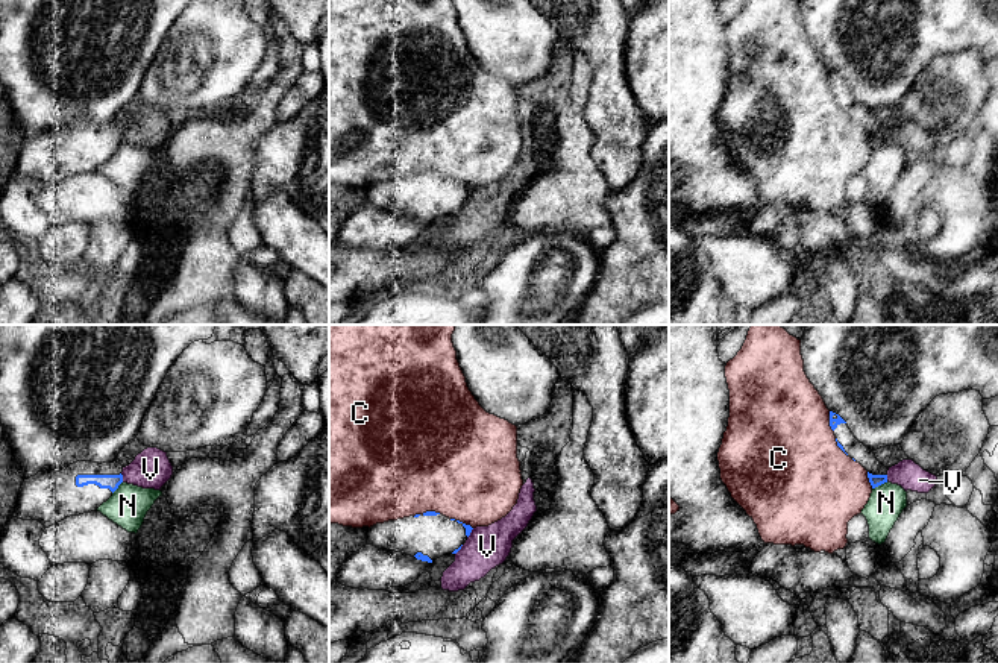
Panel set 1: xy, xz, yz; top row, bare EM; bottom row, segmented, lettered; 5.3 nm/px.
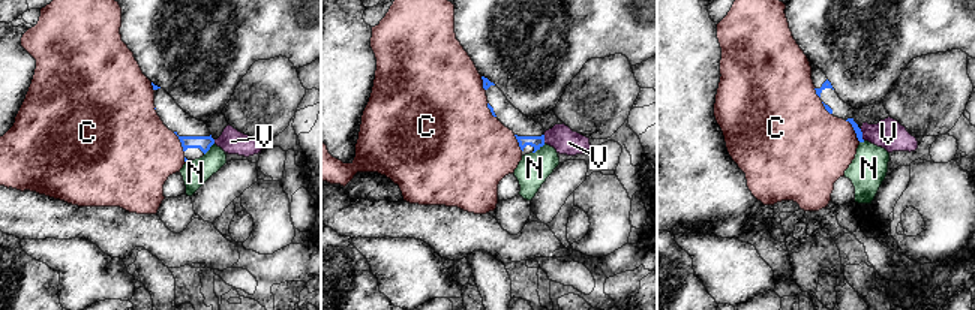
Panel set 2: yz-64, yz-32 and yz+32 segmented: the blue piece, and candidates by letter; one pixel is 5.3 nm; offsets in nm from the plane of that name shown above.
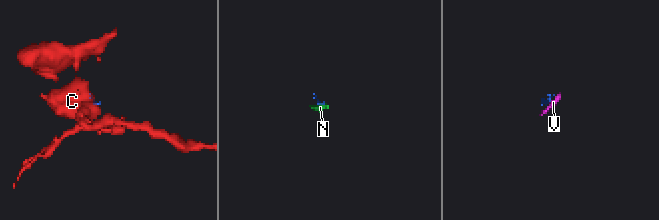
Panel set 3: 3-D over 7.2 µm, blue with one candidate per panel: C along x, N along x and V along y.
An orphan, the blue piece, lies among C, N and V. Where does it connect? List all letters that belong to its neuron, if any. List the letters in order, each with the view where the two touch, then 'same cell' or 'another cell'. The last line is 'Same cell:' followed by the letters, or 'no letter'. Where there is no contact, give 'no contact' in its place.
C: yz | another cell
N: yz | another cell
V: xy | another cell
Same cell: no letter

